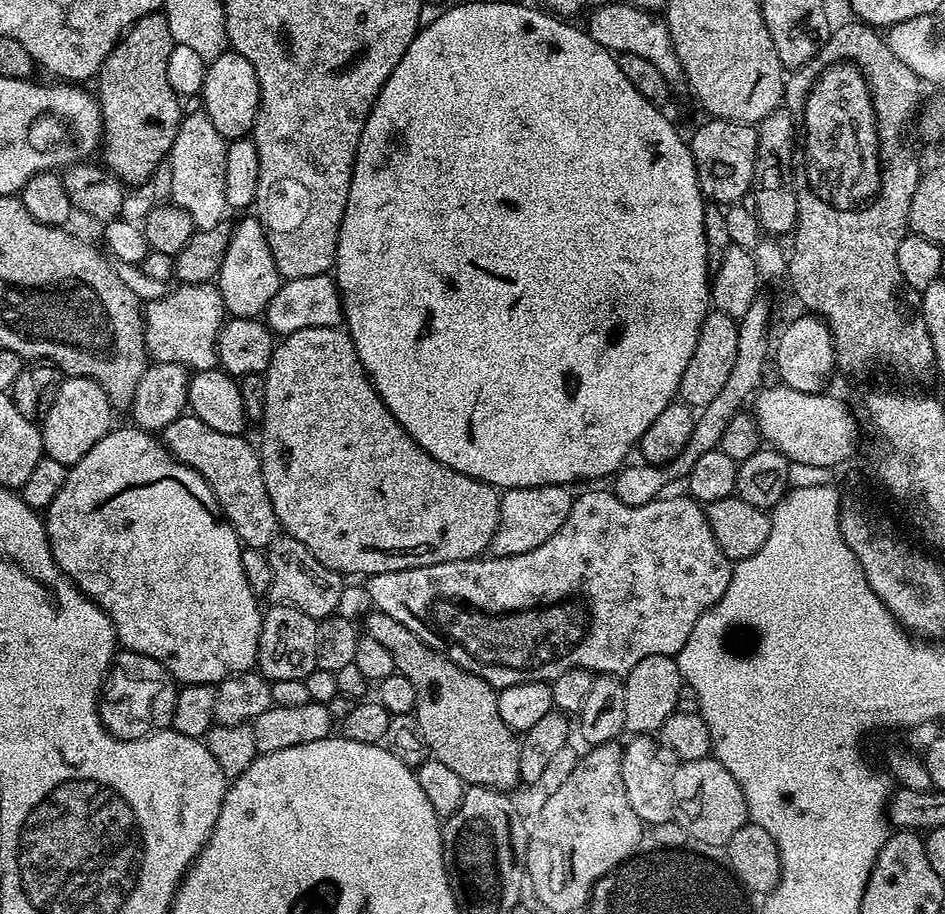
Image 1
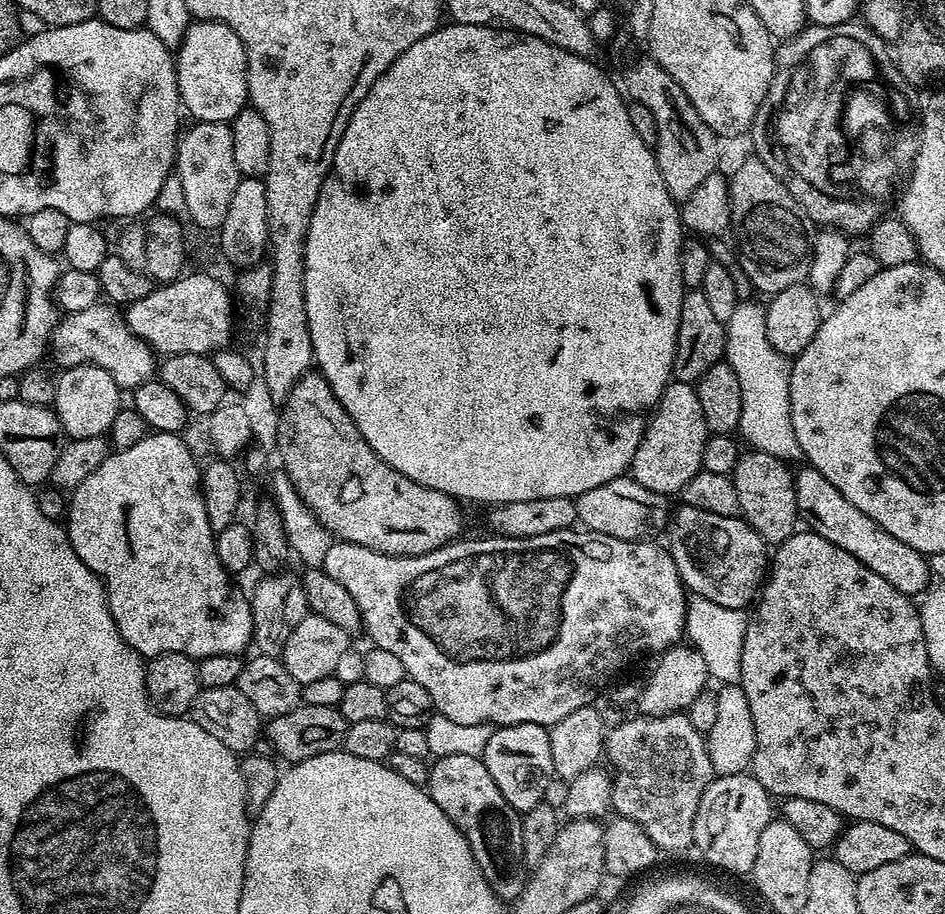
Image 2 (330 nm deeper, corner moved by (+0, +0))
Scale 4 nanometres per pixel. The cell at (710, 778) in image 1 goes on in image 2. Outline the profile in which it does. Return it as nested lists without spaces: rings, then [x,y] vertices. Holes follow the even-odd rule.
[[[751,774],[716,776],[706,786],[702,802],[698,802],[692,831],[695,851],[716,860],[721,873],[751,873],[754,858],[758,858],[758,838],[762,838],[762,830],[774,819],[772,803],[773,797]]]

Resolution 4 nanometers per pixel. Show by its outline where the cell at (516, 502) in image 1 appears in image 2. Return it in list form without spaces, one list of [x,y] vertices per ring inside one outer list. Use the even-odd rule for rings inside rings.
[[[628,474],[610,482],[602,482],[602,486],[594,486],[594,490],[586,490],[586,494],[575,497],[575,502],[577,521],[587,531],[606,534],[610,538],[643,540],[655,537],[655,532],[659,528],[661,531],[670,517],[669,497],[654,490],[646,490],[646,486],[642,486]]]

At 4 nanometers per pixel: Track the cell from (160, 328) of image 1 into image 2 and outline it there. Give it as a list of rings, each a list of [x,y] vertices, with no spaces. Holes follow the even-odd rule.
[[[108,302],[90,306],[90,310],[78,310],[67,318],[61,319],[52,332],[50,356],[60,363],[61,369],[73,368],[79,364],[98,366],[102,370],[106,370],[106,374],[110,374],[110,378],[114,378],[114,382],[121,390],[131,390],[142,386],[147,380],[153,379],[158,372],[157,353],[153,352],[152,347],[145,340],[138,338],[128,329],[128,321],[122,315],[121,309]]]

